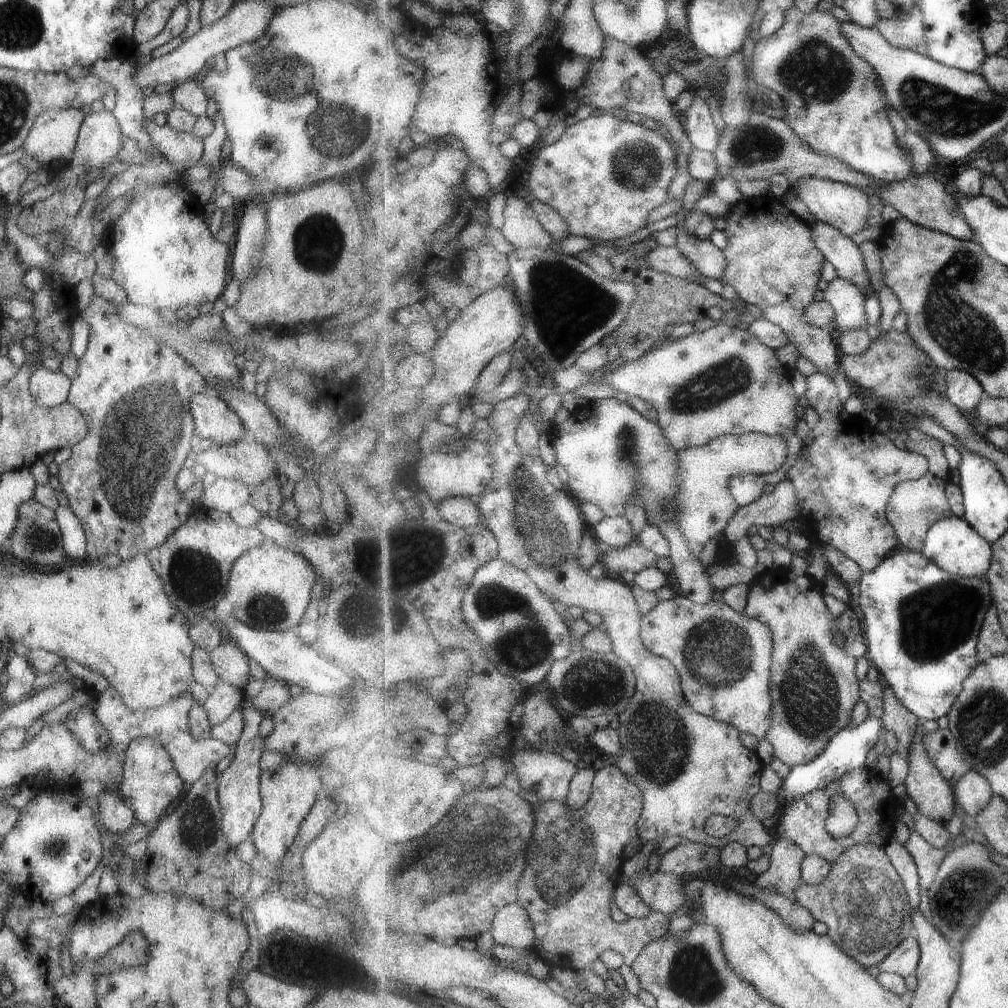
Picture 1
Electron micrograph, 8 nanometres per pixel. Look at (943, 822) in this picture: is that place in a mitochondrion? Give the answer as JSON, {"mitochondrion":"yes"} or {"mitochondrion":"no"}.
{"mitochondrion":"no"}

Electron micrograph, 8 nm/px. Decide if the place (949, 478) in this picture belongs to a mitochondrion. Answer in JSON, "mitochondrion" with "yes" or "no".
{"mitochondrion":"no"}

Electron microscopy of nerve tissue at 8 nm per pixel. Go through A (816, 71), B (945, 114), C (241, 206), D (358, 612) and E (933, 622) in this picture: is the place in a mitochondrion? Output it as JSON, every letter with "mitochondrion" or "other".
{"A":"mitochondrion","B":"mitochondrion","C":"other","D":"mitochondrion","E":"mitochondrion"}

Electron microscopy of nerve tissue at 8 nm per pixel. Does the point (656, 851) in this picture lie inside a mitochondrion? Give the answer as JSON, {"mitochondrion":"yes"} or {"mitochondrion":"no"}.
{"mitochondrion":"no"}

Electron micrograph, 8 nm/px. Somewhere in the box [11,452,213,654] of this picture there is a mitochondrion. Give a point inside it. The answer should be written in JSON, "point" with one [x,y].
{"point":[40,540]}

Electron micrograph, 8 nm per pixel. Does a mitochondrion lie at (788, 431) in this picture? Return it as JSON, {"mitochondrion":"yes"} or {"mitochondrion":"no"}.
{"mitochondrion":"no"}

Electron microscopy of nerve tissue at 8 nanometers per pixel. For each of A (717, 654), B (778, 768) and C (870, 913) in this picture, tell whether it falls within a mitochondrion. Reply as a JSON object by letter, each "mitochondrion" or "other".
{"A":"mitochondrion","B":"other","C":"mitochondrion"}

